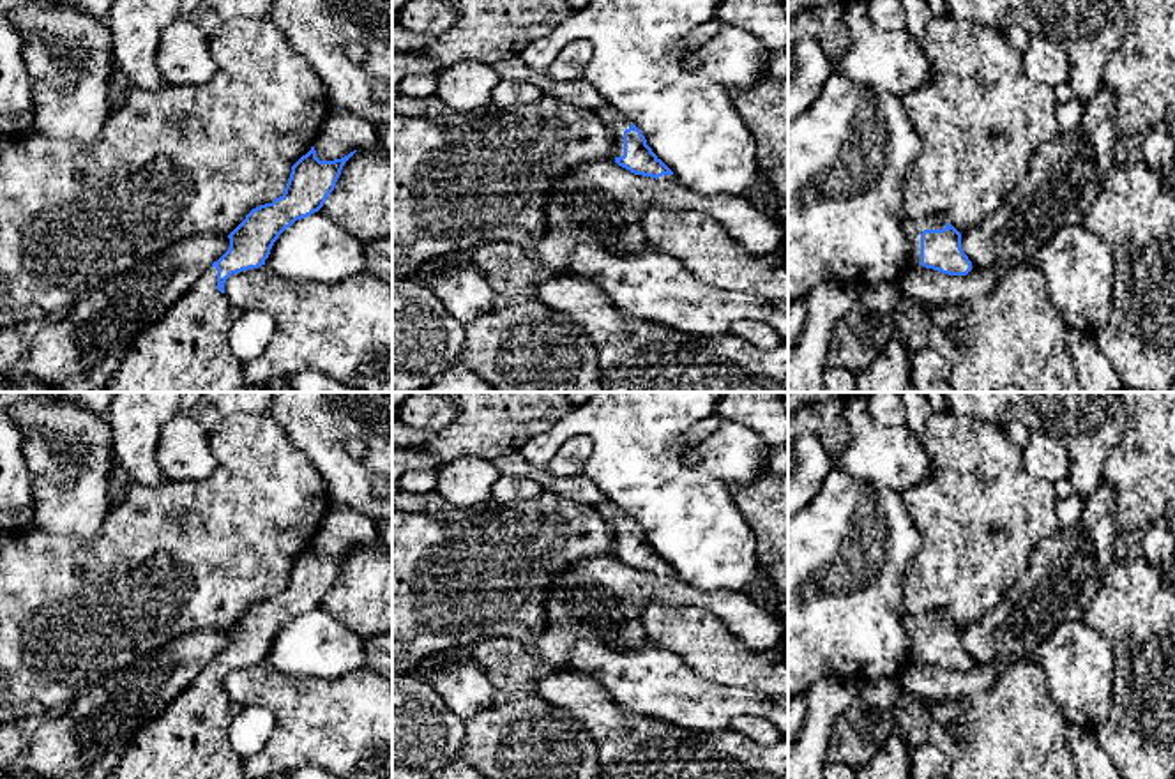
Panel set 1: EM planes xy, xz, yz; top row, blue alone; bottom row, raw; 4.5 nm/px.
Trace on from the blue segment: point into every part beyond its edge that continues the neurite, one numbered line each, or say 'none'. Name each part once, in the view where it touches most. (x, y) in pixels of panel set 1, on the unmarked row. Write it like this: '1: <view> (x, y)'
1: yz (912, 624)

